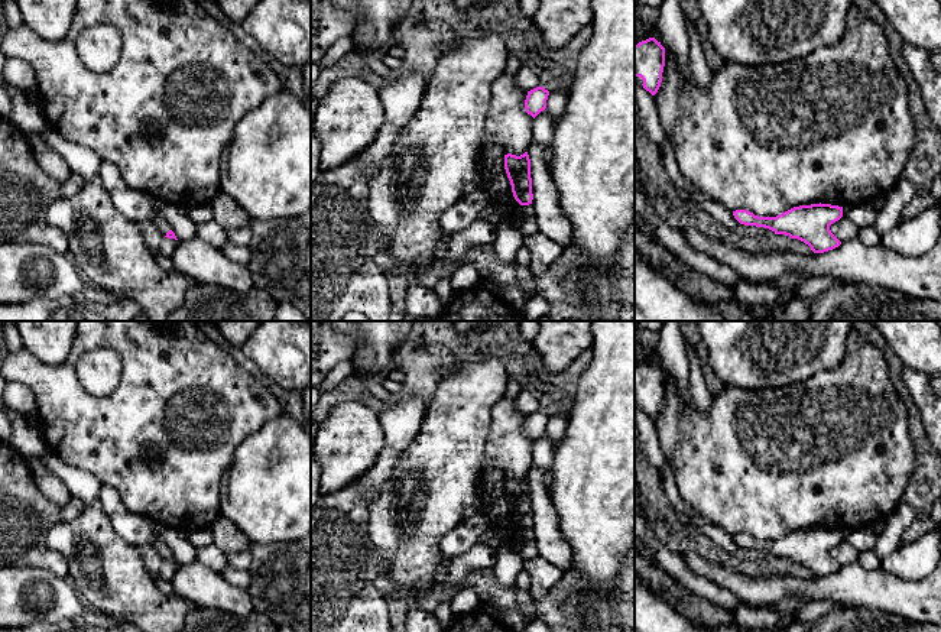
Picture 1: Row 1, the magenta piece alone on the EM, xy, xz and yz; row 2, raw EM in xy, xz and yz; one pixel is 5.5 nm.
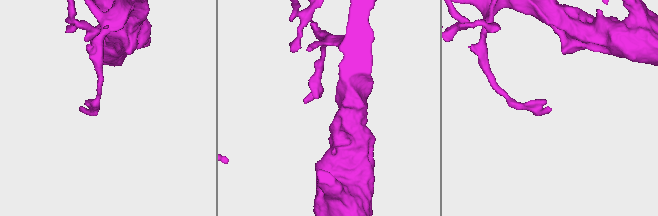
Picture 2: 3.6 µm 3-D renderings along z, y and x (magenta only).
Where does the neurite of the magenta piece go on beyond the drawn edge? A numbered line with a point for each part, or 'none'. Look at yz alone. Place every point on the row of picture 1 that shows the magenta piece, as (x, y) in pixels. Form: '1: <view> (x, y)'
none

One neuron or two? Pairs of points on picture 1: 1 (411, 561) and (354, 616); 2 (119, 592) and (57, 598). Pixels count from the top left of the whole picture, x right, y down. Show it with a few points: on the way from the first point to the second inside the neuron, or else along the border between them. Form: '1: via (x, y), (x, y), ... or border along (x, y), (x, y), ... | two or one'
1: border along (373, 544), (386, 563), (385, 576) | two
2: border along (72, 587), (77, 592) | two

